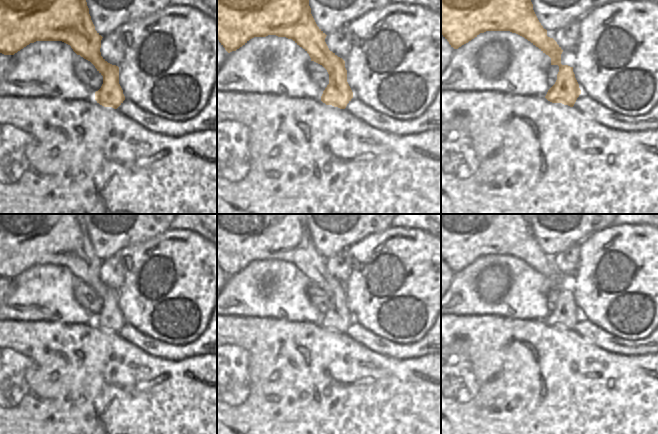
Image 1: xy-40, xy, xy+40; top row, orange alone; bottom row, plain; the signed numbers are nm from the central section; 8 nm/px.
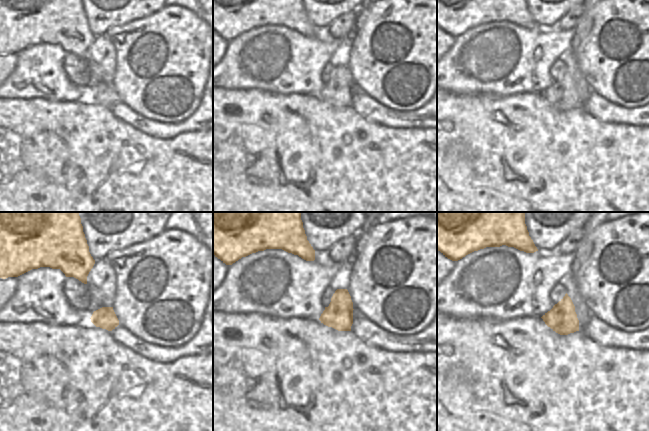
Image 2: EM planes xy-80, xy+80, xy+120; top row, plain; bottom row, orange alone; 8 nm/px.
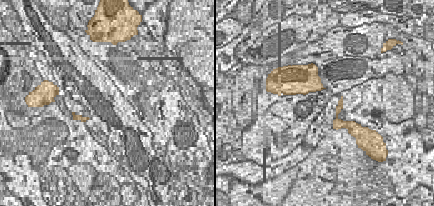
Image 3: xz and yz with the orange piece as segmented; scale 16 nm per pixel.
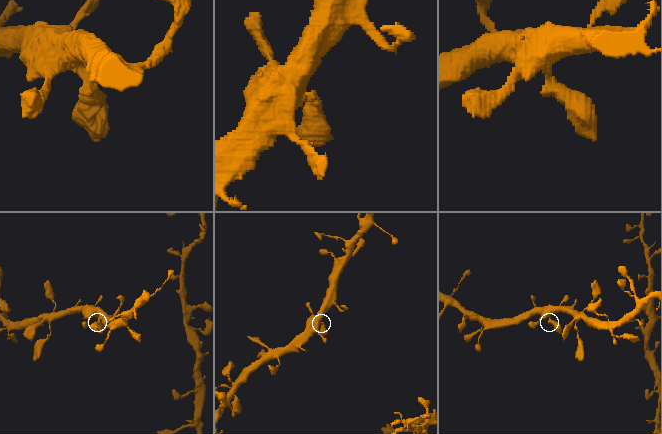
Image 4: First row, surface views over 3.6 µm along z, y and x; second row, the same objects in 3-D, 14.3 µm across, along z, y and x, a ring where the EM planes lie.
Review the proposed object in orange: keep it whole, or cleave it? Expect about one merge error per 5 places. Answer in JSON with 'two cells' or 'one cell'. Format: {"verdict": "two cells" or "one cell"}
{"verdict": "one cell"}

